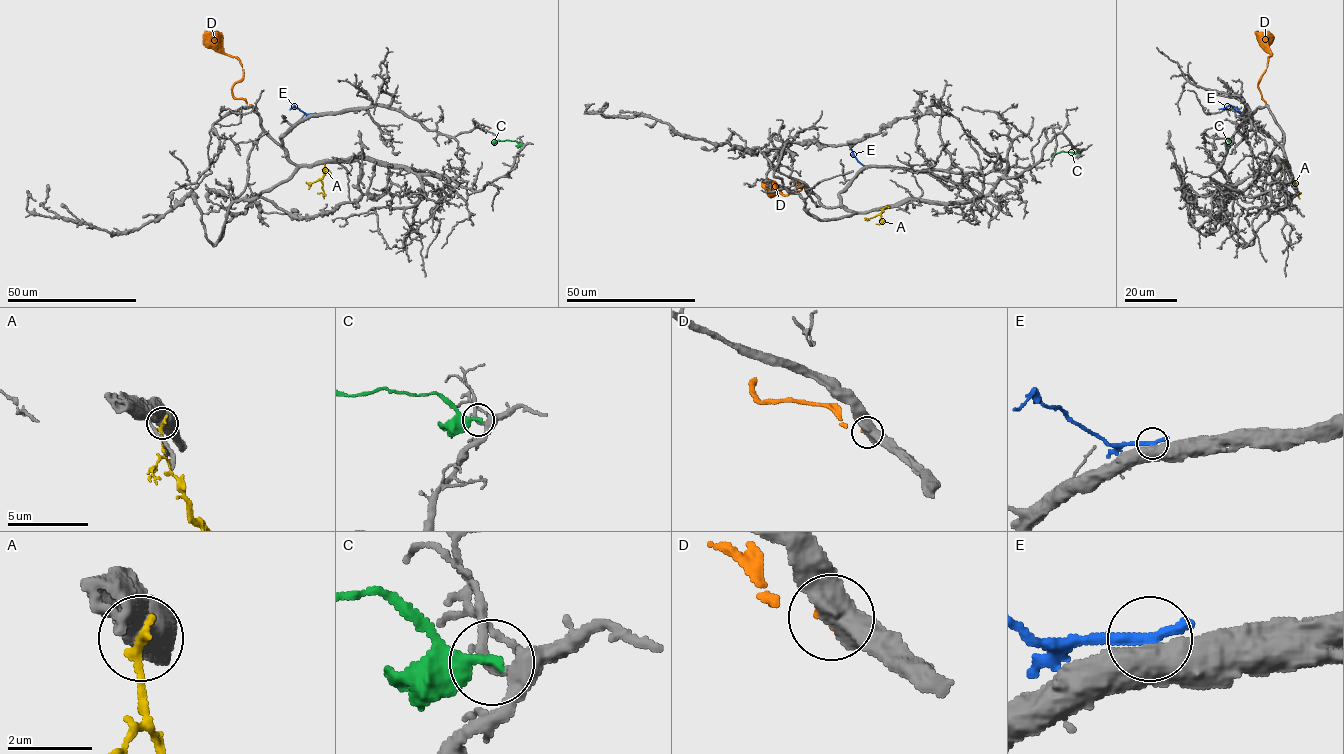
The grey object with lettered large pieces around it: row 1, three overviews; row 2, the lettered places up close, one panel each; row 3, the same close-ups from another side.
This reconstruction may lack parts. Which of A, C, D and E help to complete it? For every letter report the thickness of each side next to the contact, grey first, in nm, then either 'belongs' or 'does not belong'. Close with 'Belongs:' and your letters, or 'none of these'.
A: 750 nm thick on the grey side, 260 nm on the other; does not belong
C: 240 nm thick on the grey side, 280 nm on the other; does not belong
D: 550 nm thick on the grey side, 300 nm on the other; belongs
E: 550 nm thick on the grey side, 340 nm on the other; does not belong
Belongs: D

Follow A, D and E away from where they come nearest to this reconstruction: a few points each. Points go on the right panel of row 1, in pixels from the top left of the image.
A: (1285, 163), (1288, 177), (1298, 194), (1300, 192)
D: (1266, 105), (1258, 85), (1271, 53), (1258, 39), (1258, 31)
E: (1243, 114), (1232, 106), (1219, 109)

